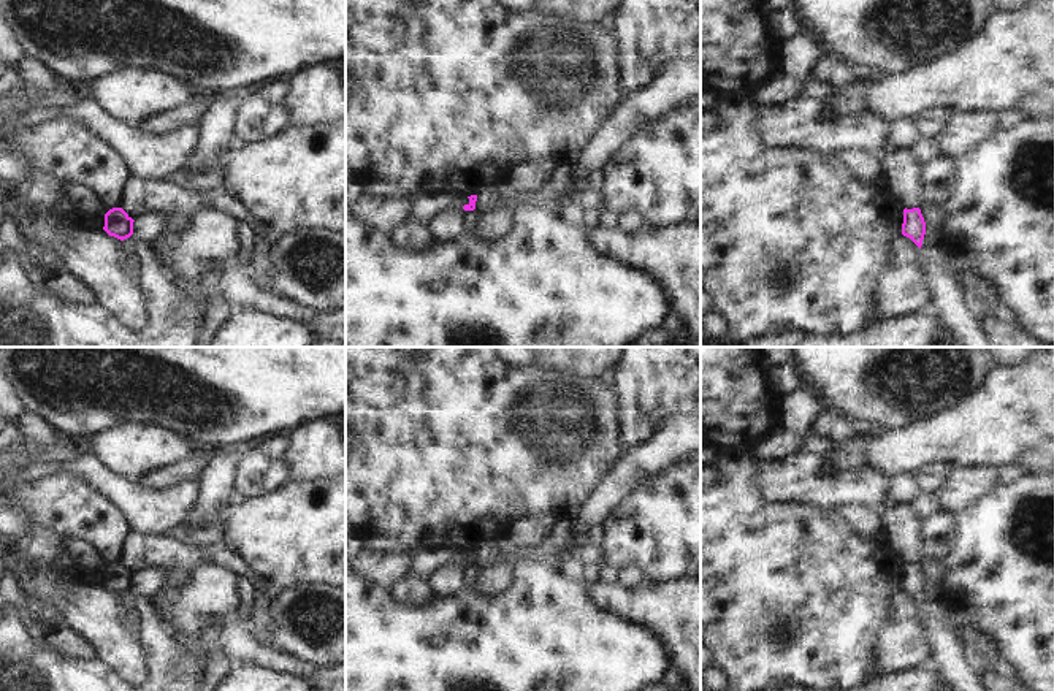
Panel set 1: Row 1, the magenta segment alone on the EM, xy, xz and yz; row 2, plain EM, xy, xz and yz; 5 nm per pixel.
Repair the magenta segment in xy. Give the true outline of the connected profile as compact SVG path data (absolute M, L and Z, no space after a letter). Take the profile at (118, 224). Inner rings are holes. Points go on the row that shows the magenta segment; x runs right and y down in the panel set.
M113 208L105 214L103 230L120 241L133 235L133 219L122 209Z

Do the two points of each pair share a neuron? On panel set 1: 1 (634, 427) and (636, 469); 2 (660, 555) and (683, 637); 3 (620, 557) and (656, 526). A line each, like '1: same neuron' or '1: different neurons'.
1: different neurons
2: different neurons
3: same neuron

